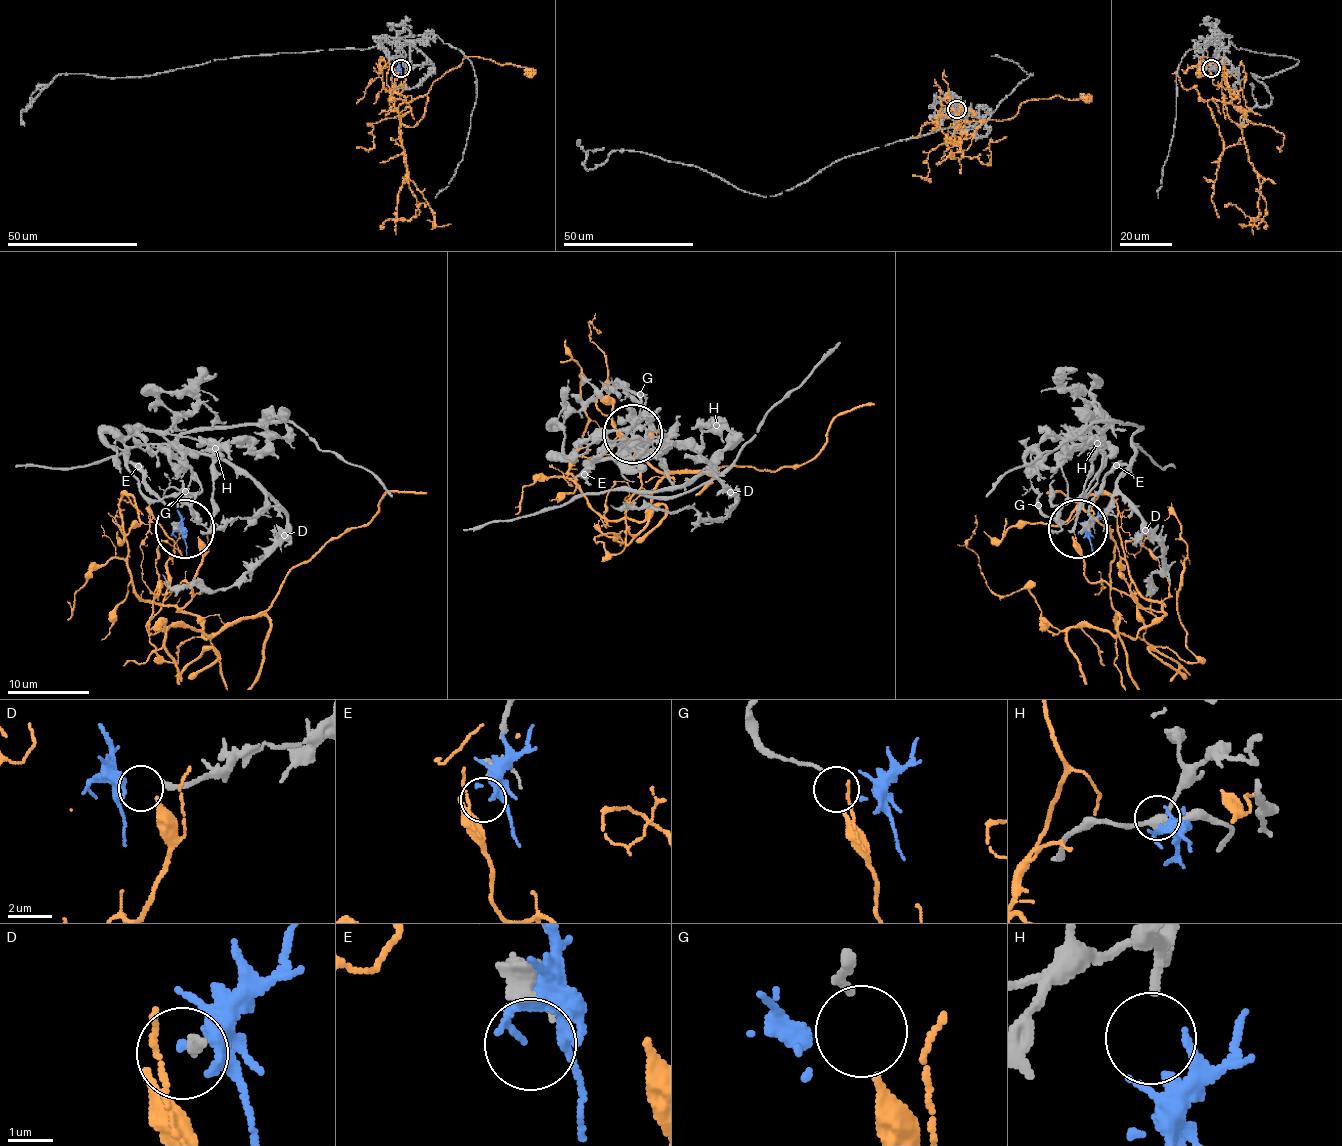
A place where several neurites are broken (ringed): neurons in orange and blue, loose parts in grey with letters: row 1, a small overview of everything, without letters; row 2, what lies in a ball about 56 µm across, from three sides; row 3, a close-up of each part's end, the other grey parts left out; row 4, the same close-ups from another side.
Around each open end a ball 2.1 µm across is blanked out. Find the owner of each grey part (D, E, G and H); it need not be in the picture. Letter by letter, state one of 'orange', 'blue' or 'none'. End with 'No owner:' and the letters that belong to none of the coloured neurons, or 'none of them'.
D: blue
E: none
G: orange
H: none
No owner: E, H

